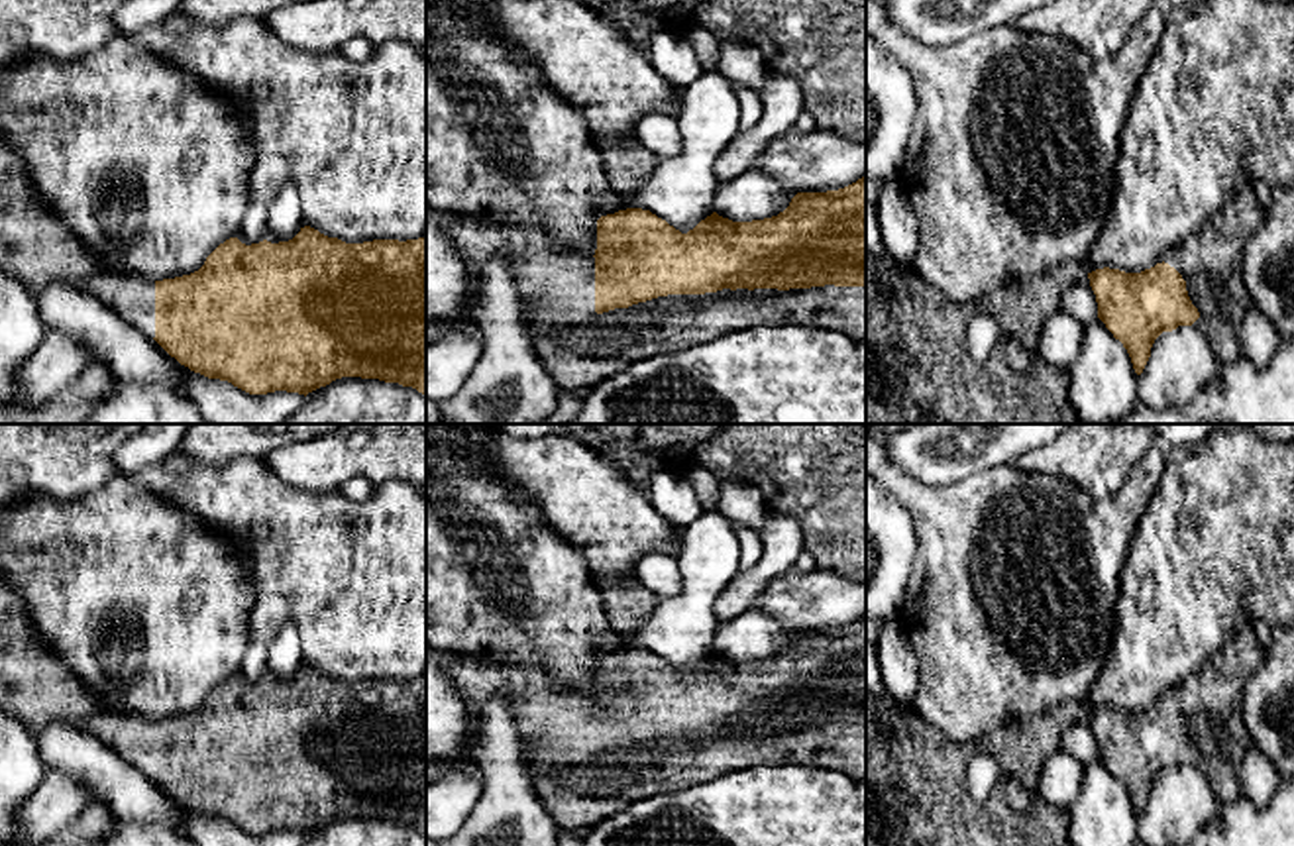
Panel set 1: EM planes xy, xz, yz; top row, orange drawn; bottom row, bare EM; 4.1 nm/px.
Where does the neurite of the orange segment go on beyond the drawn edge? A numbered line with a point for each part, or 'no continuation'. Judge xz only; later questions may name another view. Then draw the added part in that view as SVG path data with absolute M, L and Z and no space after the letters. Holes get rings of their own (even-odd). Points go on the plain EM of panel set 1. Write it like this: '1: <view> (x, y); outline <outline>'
1: xz (580, 788); outline M438 652L438 661L448 677L458 685L459 695L471 714L471 732L479 732L483 709L491 699L503 699L516 716L518 730L522 732L524 750L528 754L530 781L546 811L562 830L591 828L601 822L609 813L622 811L624 807L662 793L675 793L699 783L711 781L723 773L756 767L762 764L805 764L811 767L825 767L842 771L856 781L866 783L866 726L811 726L811 728L723 728L705 734L668 734L628 748L615 748L603 754L595 752L595 697L558 685L546 671L518 665L495 663L489 660L475 660L452 652Z

